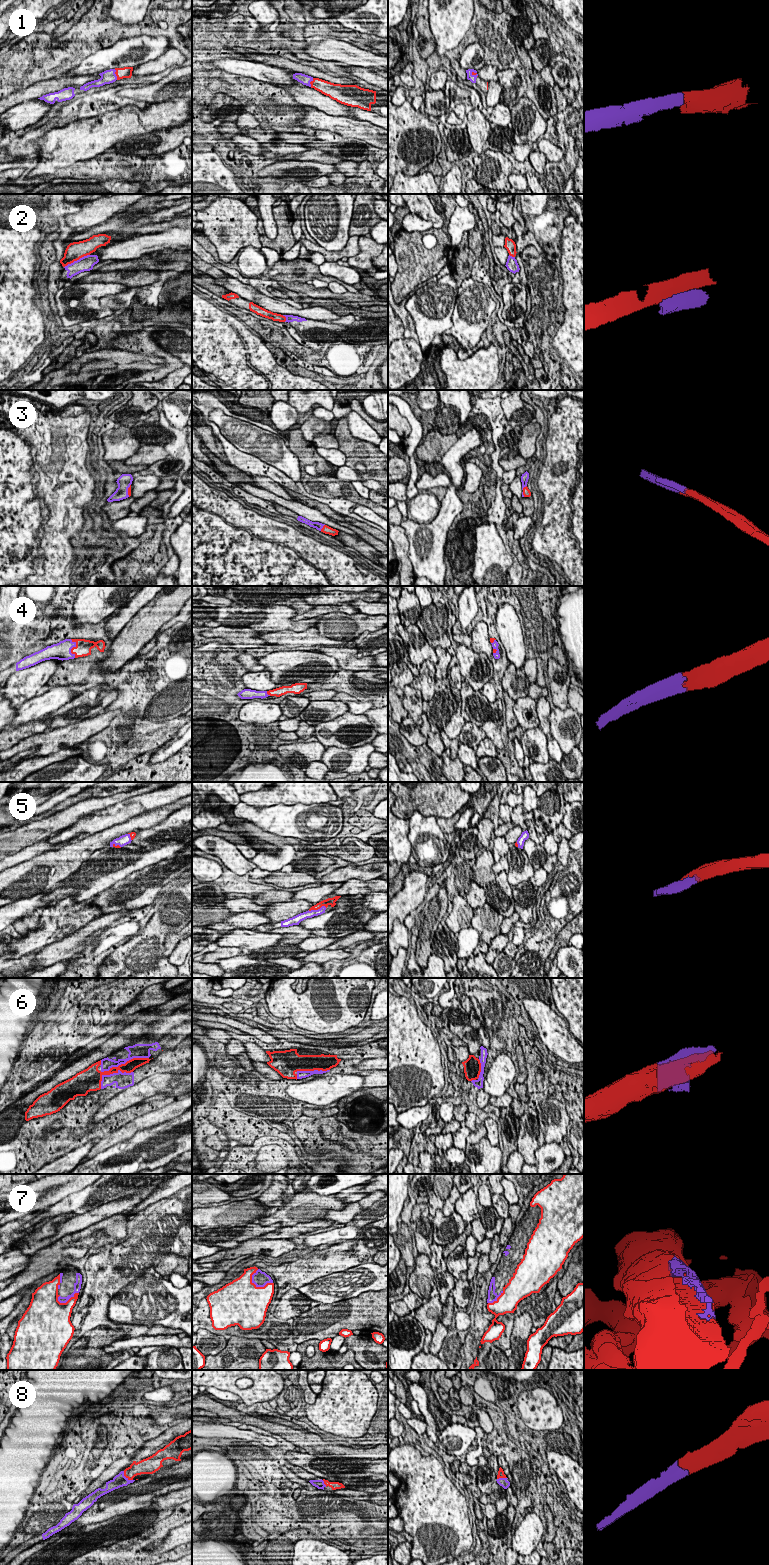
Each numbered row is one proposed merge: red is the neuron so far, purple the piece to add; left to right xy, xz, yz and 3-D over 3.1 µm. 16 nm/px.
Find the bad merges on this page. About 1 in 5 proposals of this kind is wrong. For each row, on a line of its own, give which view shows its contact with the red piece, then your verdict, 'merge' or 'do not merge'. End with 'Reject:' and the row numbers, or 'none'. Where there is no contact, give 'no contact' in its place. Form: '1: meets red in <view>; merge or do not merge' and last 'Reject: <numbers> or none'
1: meets red in xy; merge
2: meets red in xy; do not merge
3: meets red in xz; merge
4: meets red in xy; merge
5: meets red in xz; merge
6: meets red in xy; merge
7: meets red in xz; merge
8: meets red in xy; merge
Reject: 2

